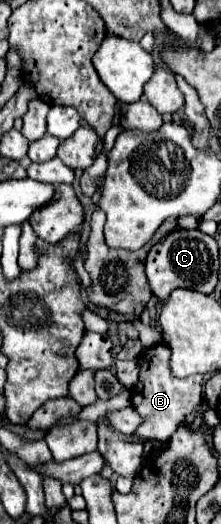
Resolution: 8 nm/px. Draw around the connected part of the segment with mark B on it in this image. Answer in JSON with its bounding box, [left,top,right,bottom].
[131,343,203,440]

